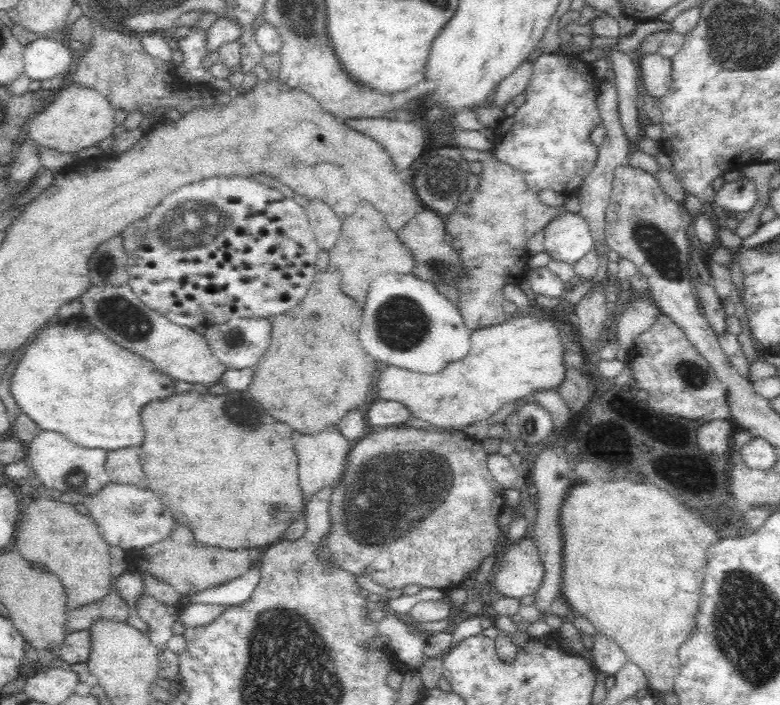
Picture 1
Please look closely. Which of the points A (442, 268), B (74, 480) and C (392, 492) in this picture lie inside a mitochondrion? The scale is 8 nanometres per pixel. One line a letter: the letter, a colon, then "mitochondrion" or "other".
A: mitochondrion
B: mitochondrion
C: mitochondrion

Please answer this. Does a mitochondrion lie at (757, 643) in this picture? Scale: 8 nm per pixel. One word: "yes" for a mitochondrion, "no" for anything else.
yes

